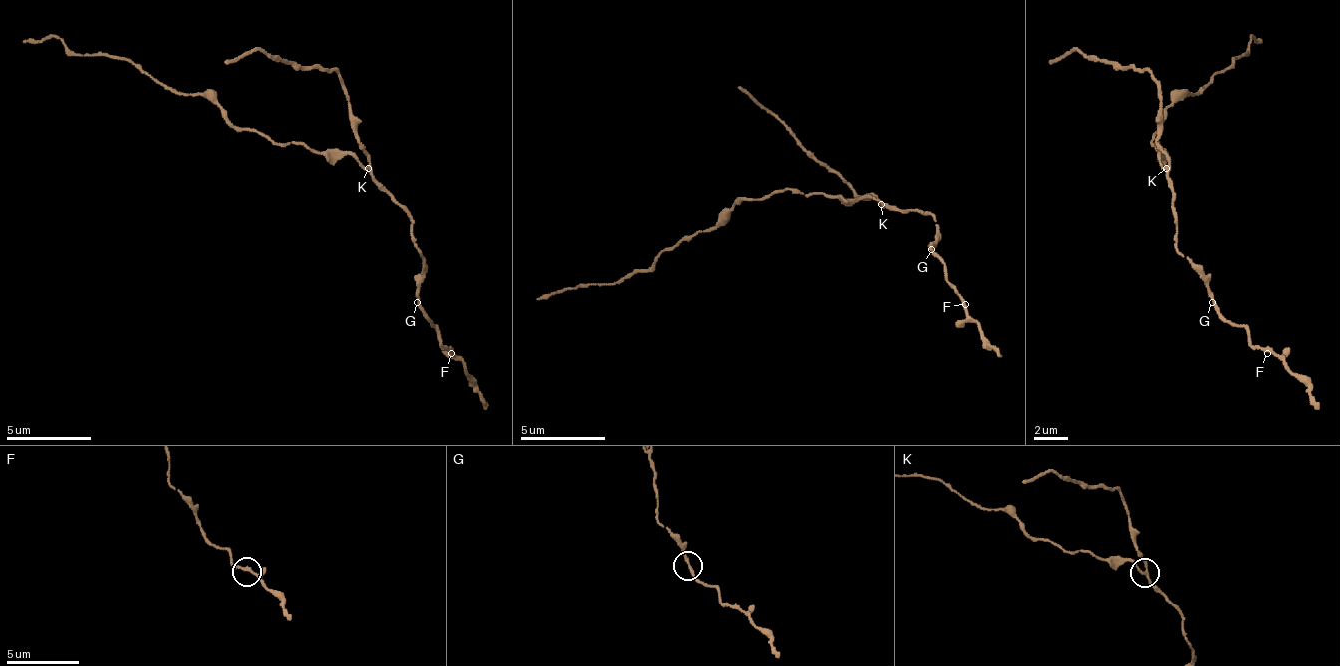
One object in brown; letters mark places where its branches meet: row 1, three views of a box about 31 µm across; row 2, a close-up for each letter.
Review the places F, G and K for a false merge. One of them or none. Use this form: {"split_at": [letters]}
{"split_at": ["K"]}

